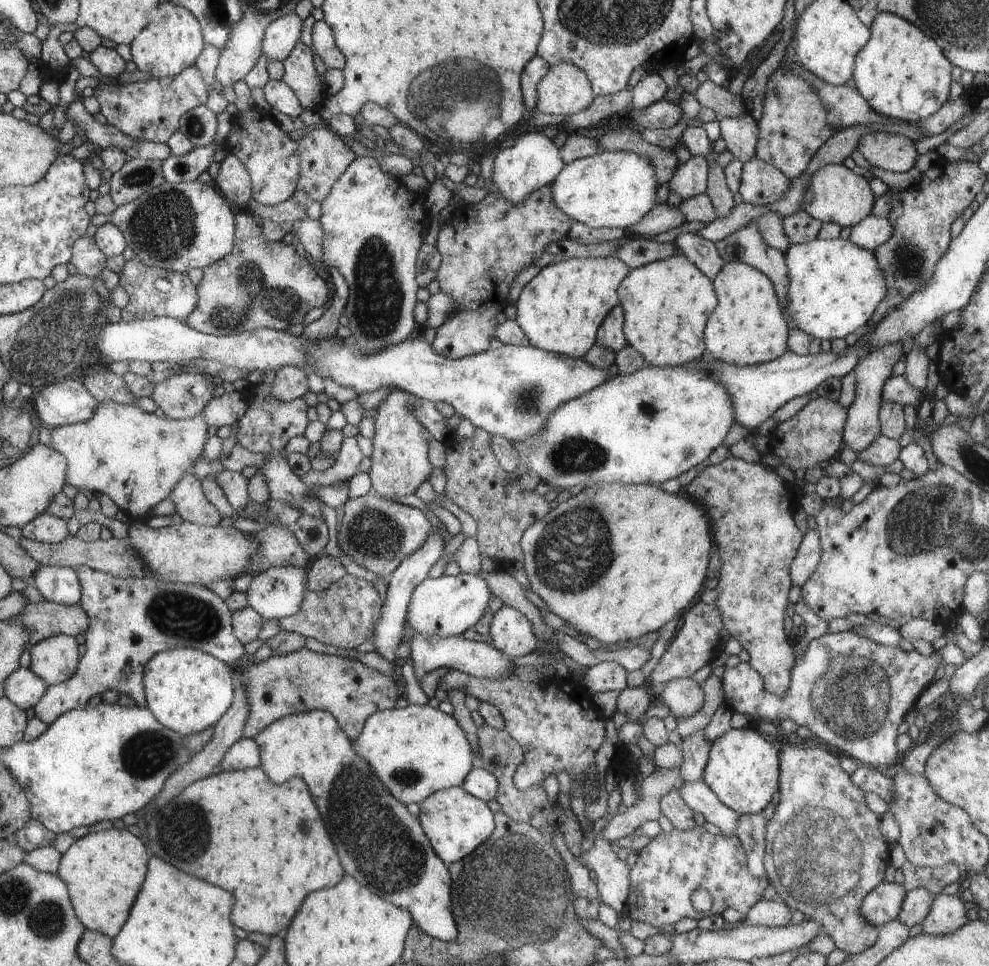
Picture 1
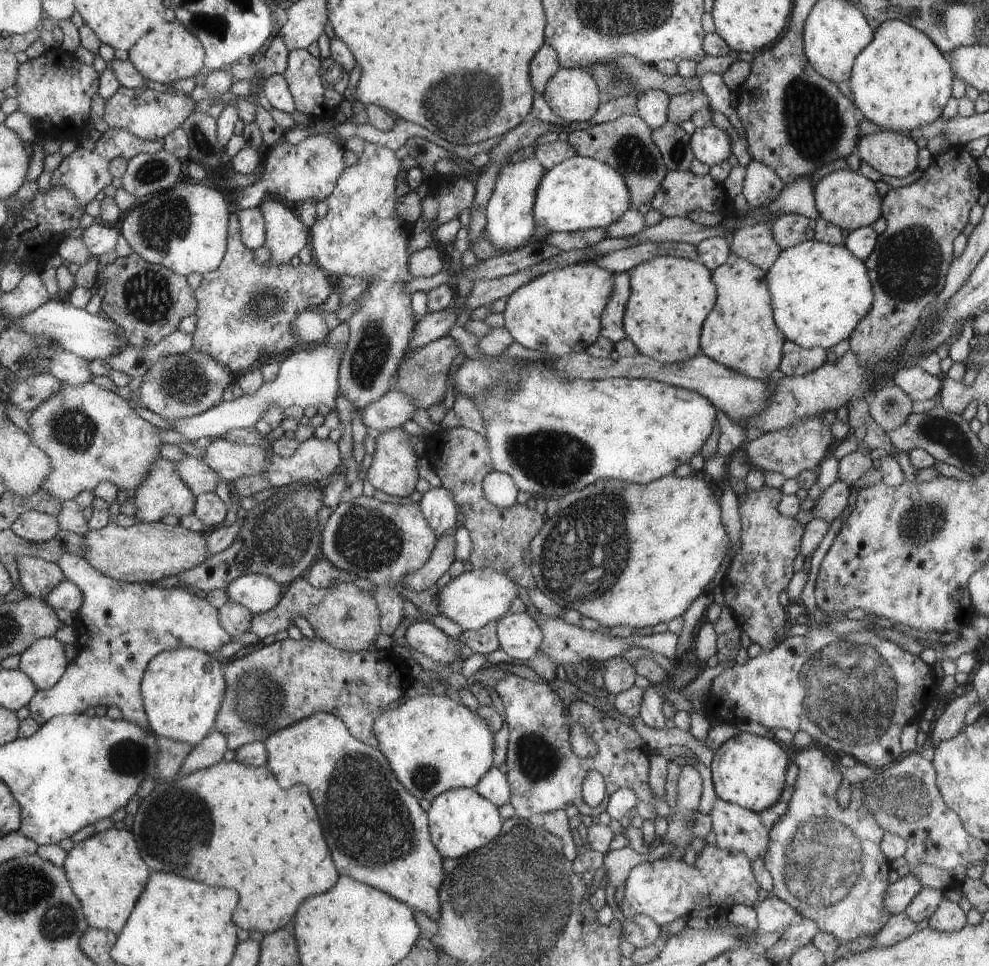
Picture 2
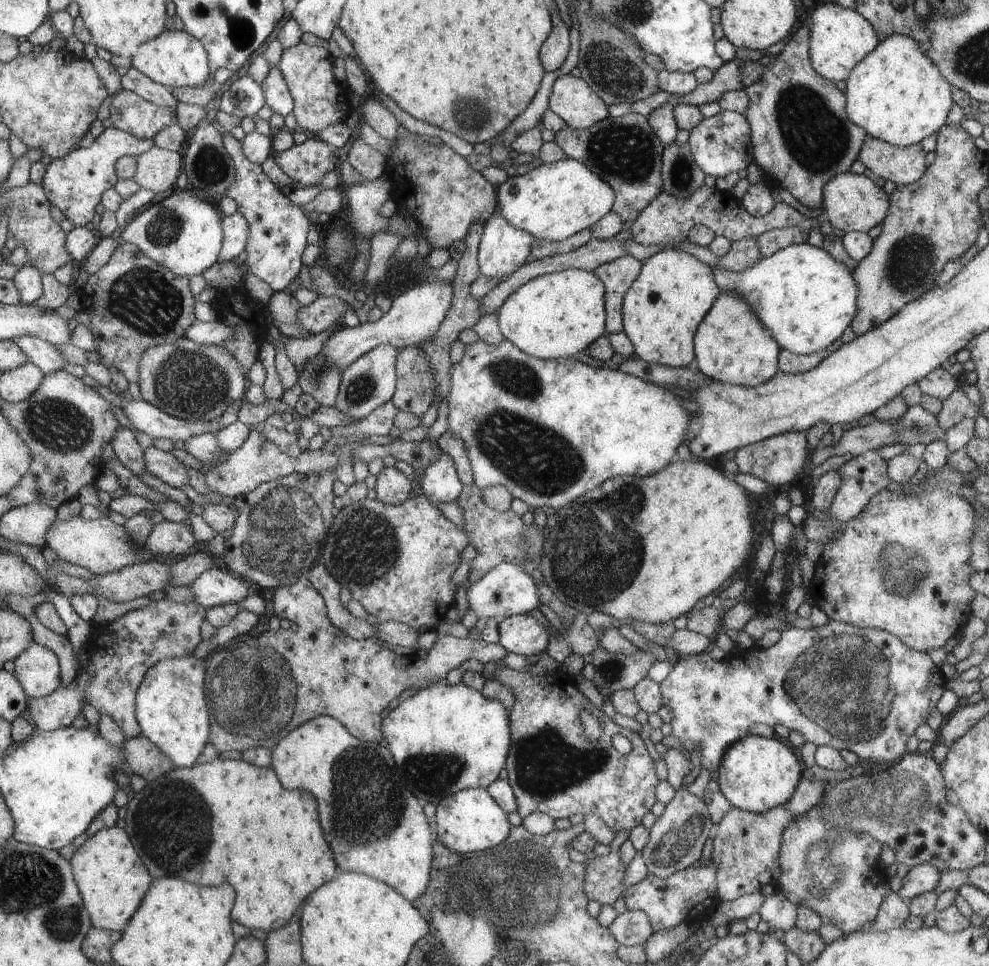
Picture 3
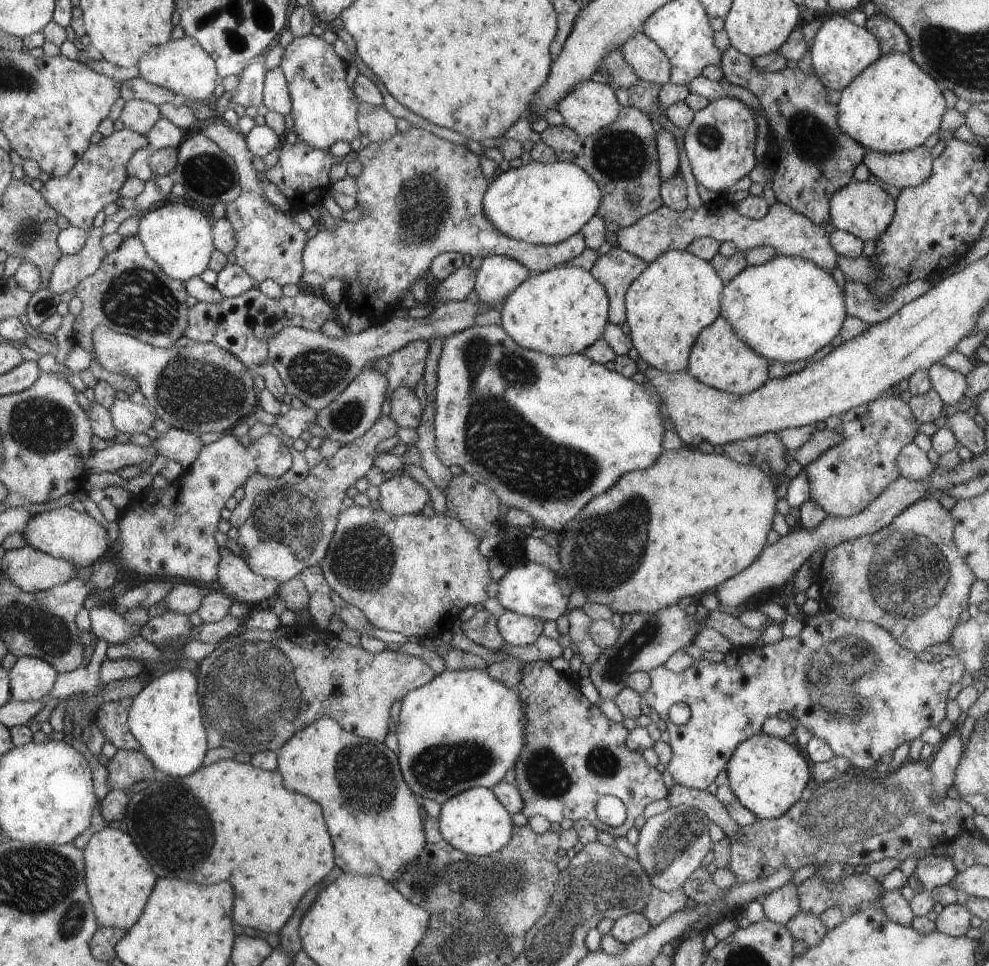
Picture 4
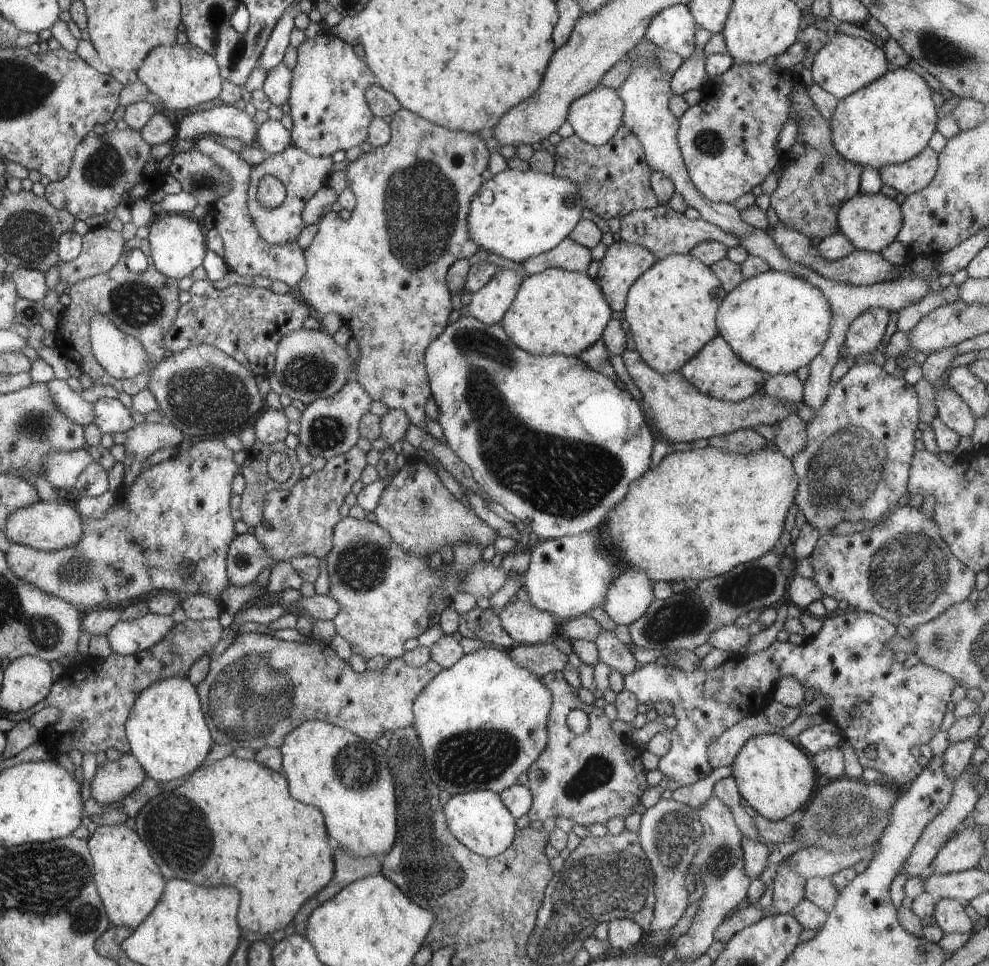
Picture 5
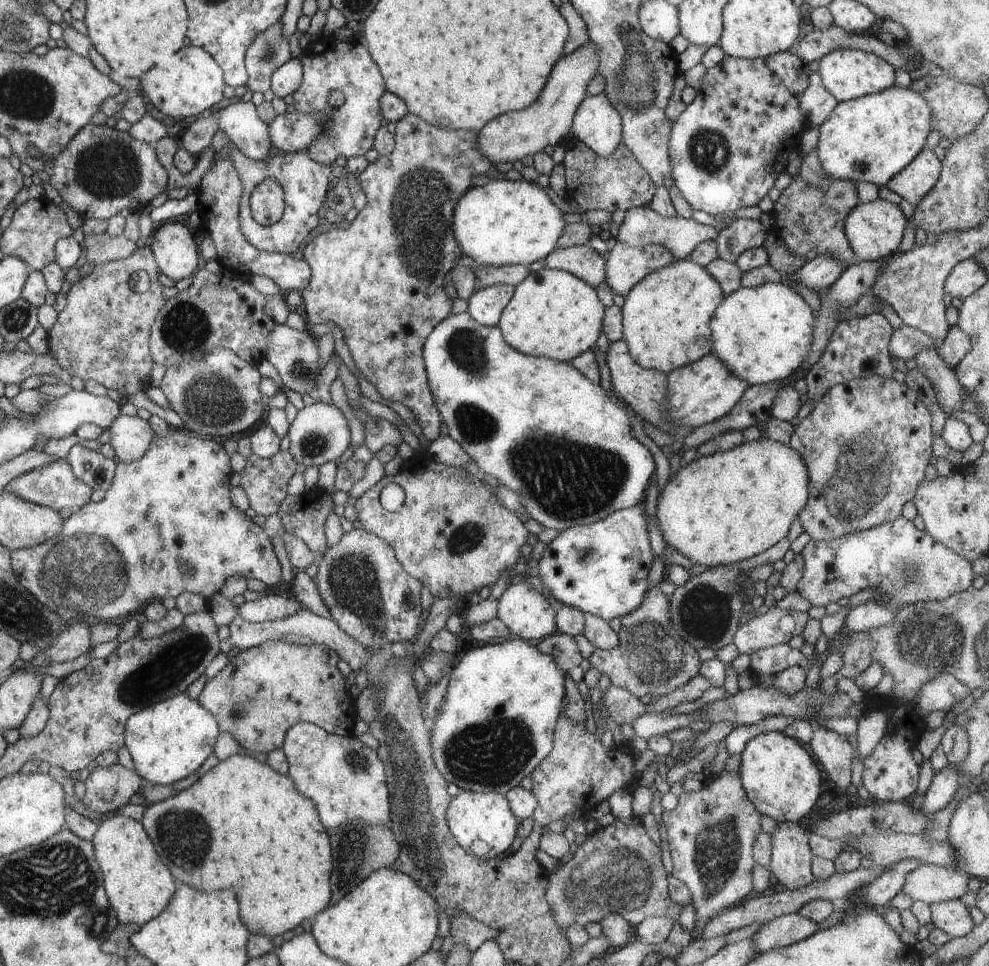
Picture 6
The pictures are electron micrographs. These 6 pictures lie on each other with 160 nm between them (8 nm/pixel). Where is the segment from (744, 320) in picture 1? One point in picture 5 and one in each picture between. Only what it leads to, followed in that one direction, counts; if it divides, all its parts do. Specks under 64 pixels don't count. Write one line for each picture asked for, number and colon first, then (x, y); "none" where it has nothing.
2: (741, 333)
3: (732, 346)
4: (719, 358)
5: (718, 371)

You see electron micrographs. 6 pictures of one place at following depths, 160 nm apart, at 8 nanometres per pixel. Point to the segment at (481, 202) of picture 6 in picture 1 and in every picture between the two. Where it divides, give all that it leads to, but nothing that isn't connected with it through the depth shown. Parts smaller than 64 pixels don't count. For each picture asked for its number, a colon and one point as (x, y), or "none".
1: (617, 189)
2: (582, 193)
3: (555, 201)
4: (541, 203)
5: (517, 214)

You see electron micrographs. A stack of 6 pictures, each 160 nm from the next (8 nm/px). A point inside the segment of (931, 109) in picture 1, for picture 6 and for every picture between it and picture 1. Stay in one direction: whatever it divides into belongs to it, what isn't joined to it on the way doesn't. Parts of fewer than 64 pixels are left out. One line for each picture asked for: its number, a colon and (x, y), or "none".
2: (901, 81)
3: (897, 94)
4: (893, 106)
5: (889, 121)
6: (870, 139)

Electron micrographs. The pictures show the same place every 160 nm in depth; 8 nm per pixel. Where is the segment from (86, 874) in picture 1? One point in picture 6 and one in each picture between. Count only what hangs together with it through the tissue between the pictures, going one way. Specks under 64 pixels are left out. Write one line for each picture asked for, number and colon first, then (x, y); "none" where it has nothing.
2: (107, 873)
3: (114, 882)
4: (119, 879)
5: (130, 883)
6: (139, 886)

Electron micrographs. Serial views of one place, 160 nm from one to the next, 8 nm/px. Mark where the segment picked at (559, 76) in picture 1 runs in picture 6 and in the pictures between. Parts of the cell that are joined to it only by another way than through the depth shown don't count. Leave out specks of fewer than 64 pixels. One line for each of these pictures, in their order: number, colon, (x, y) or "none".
2: (572, 94)
3: (572, 99)
4: (592, 106)
5: (596, 117)
6: (598, 124)

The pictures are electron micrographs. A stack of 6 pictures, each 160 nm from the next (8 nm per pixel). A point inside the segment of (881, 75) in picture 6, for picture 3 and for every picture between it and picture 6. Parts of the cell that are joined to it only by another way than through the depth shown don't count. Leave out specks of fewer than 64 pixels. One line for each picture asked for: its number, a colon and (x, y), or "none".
3: (841, 39)
4: (840, 51)
5: (846, 63)

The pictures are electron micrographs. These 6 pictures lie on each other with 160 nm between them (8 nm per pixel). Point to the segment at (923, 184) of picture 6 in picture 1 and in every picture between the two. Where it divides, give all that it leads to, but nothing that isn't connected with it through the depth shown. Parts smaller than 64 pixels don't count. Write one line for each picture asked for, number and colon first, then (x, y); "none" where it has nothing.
1: (891, 151)
2: (891, 154)
3: (903, 166)
4: (905, 169)
5: (912, 175)

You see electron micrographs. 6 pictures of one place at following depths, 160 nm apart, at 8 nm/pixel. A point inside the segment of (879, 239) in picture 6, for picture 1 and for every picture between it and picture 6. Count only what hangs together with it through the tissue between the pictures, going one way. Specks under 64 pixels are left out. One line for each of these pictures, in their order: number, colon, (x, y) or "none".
1: (834, 193)
2: (845, 198)
3: (852, 202)
4: (862, 208)
5: (870, 221)

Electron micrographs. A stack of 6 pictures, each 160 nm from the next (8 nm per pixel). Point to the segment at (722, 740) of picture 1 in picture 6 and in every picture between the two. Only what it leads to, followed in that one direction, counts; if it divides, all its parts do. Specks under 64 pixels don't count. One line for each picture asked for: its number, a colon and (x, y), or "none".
2: (748, 771)
3: (757, 774)
4: (767, 775)
5: (774, 776)
6: (780, 777)

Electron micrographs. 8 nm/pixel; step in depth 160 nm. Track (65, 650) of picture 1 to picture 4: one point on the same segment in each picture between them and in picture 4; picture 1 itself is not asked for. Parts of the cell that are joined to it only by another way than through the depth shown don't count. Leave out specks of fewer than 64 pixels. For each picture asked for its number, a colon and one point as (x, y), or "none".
2: (44, 661)
3: (37, 668)
4: (32, 678)

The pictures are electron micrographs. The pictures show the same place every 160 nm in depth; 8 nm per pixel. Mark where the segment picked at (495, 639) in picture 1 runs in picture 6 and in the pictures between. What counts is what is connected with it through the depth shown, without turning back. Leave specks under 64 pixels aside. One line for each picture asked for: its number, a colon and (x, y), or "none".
2: (519, 635)
3: (521, 634)
4: (517, 630)
5: (527, 625)
6: (527, 613)

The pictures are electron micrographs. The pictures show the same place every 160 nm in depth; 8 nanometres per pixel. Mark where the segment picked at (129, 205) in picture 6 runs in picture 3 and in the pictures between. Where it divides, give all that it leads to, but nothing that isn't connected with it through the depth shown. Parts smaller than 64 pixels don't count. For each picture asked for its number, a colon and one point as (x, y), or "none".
3: (74, 184)
4: (94, 181)
5: (117, 167)

